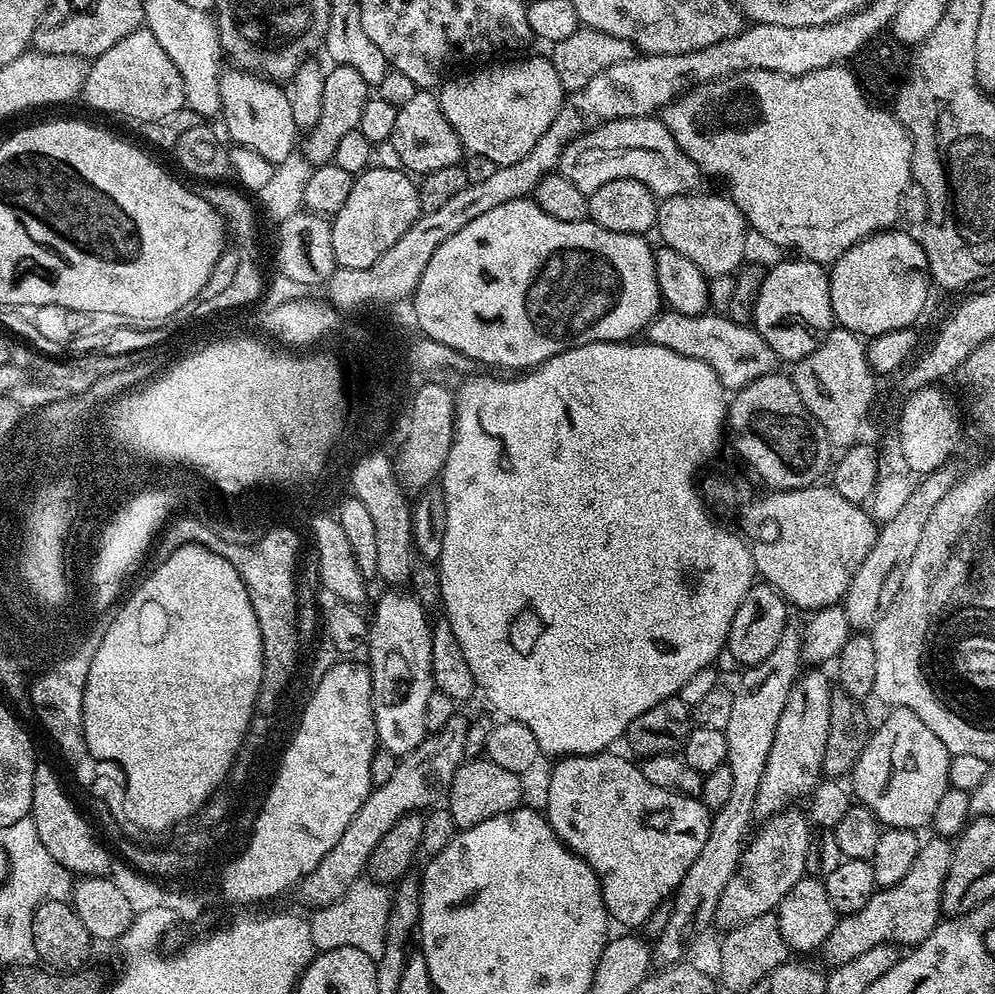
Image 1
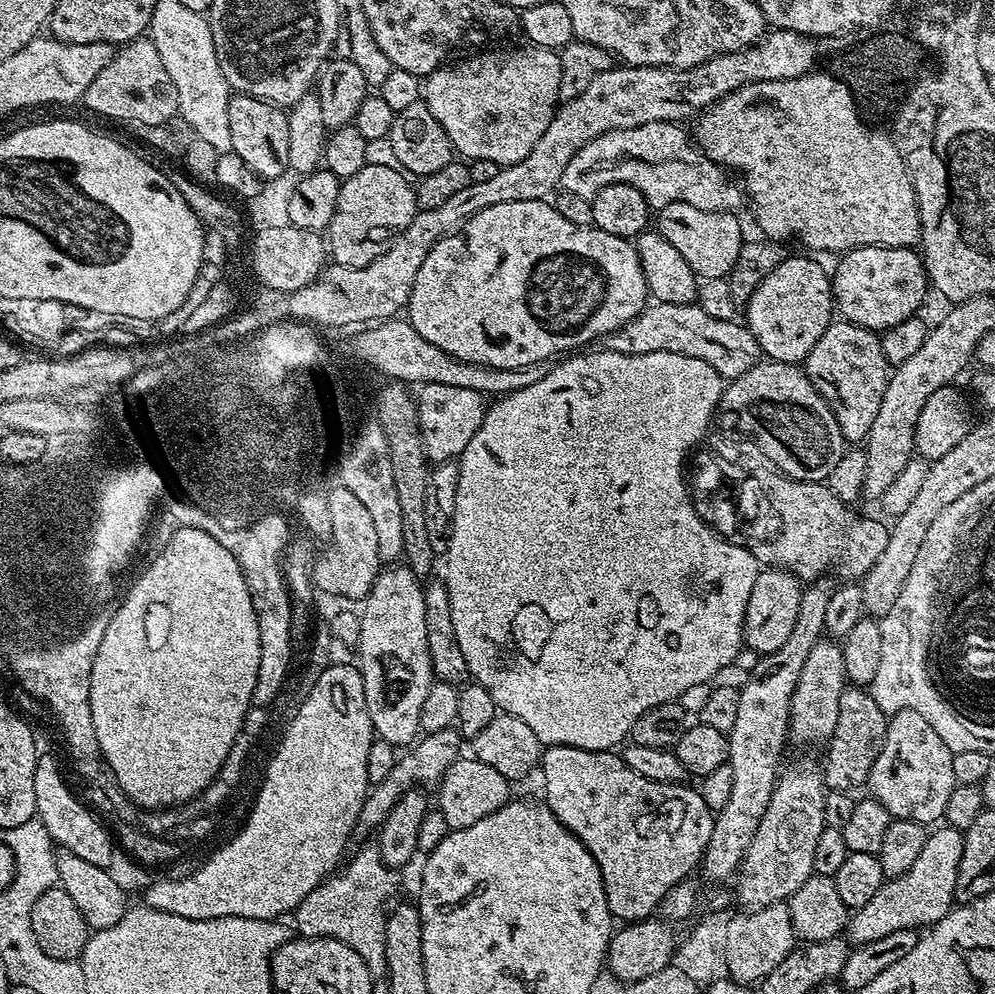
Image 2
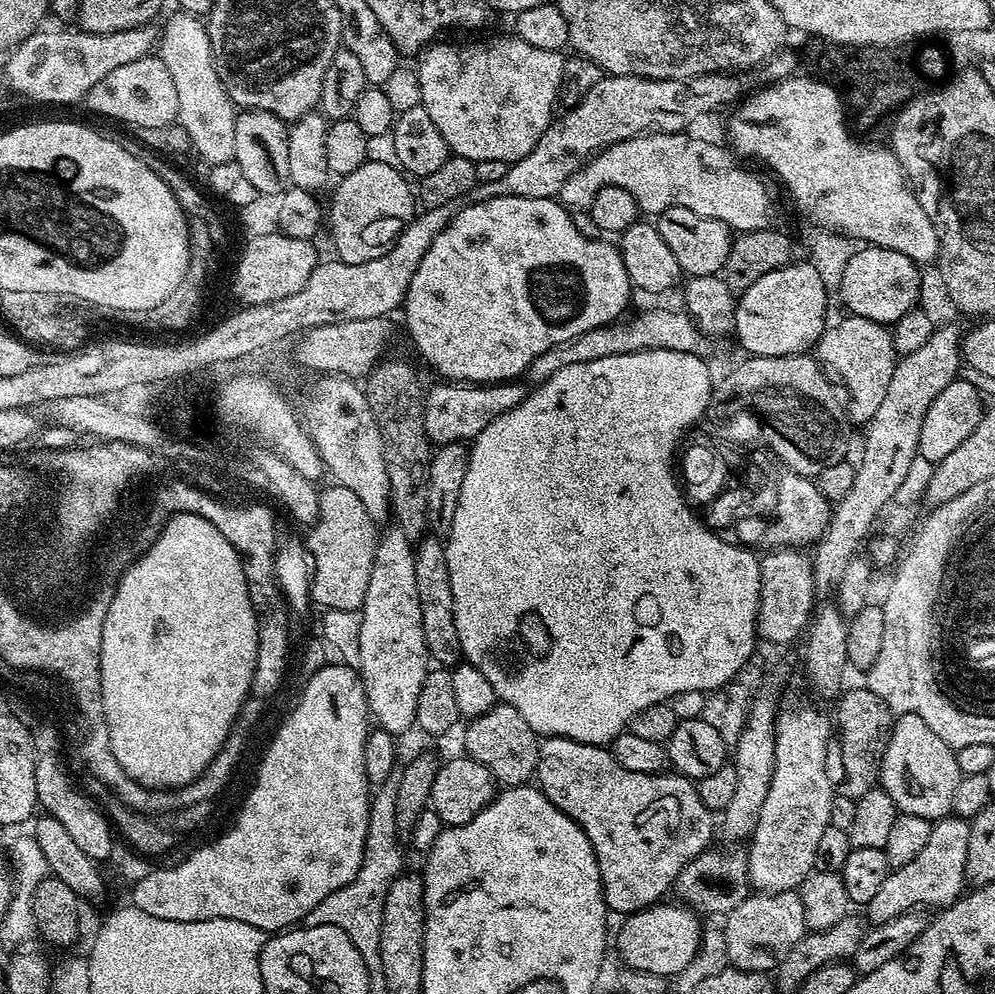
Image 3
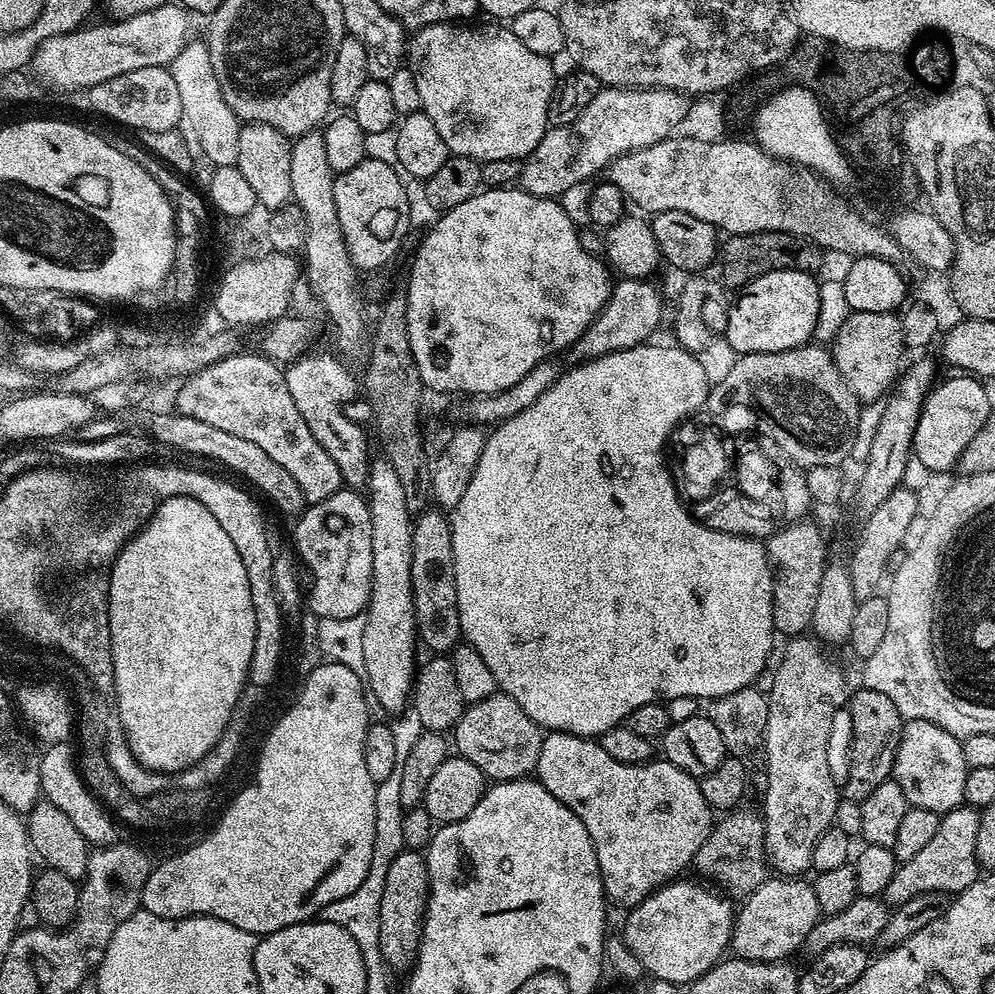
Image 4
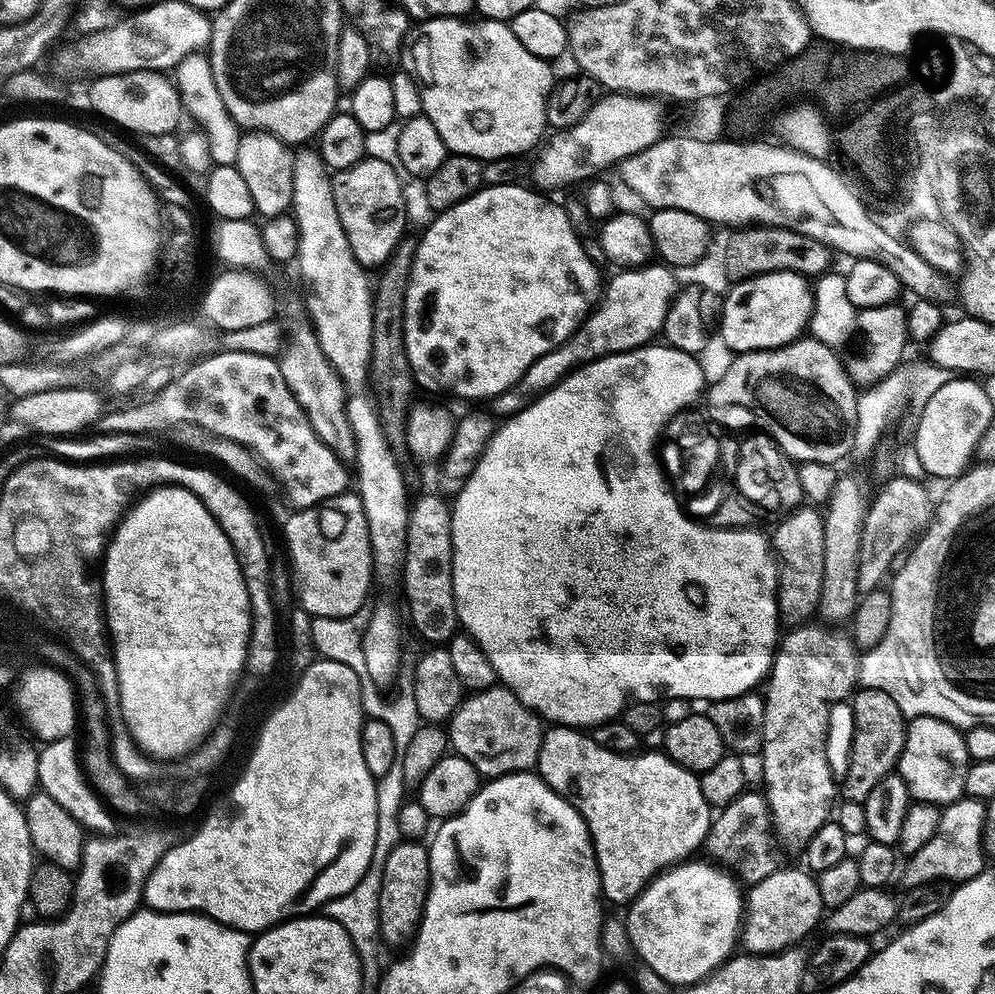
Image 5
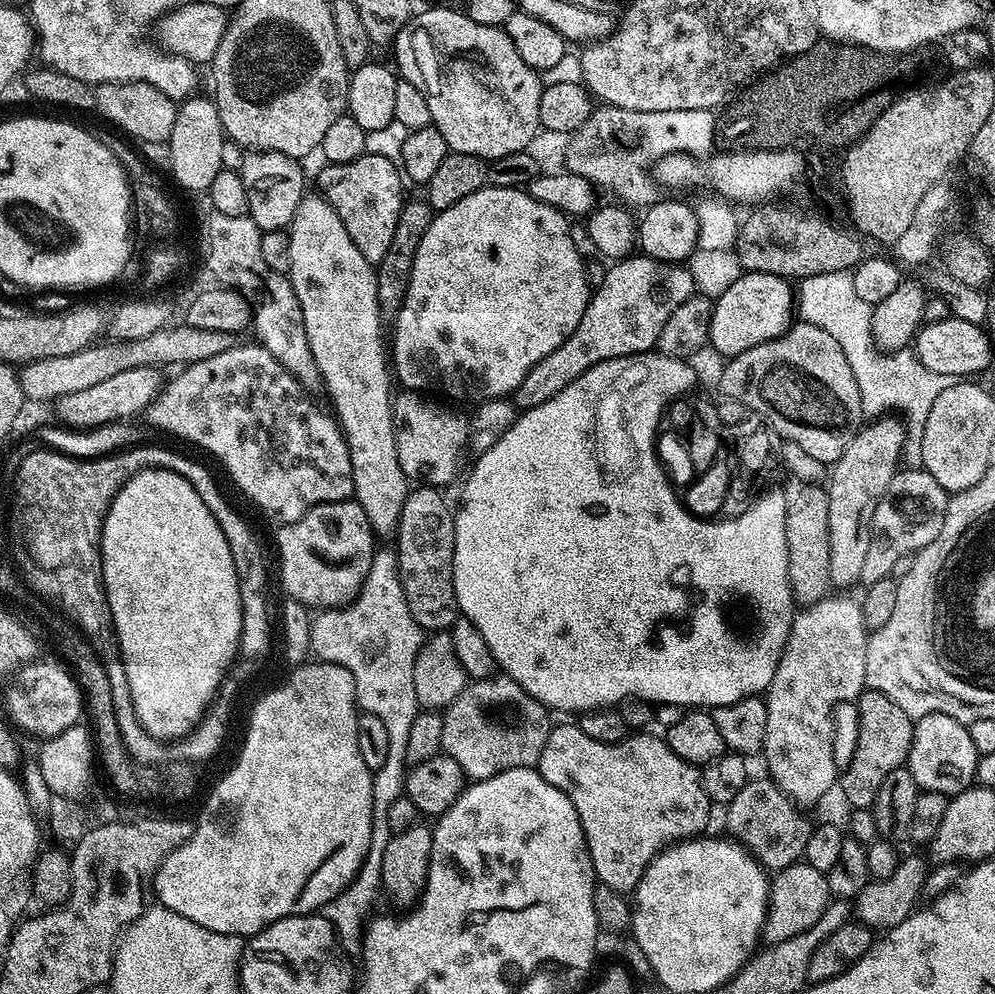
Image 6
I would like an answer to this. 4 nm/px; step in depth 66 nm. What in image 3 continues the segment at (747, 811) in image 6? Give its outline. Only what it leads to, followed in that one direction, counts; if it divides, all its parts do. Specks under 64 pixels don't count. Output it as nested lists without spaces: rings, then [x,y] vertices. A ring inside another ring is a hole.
[[[712,846],[697,854],[672,883],[671,891],[674,896],[676,892],[675,899],[705,917],[706,915],[717,918],[727,916],[730,910],[734,910],[734,906],[746,902],[750,894],[747,851],[740,846],[724,847],[728,848],[716,849],[716,846]]]

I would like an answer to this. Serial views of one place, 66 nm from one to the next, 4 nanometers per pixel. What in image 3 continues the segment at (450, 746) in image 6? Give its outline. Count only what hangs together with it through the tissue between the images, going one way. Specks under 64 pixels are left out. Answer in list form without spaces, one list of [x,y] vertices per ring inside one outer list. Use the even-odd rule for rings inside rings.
[[[498,702],[486,710],[486,714],[467,721],[466,727],[463,751],[471,759],[482,762],[501,785],[524,786],[535,777],[542,740],[534,730],[530,730],[526,718],[522,718],[514,706]]]

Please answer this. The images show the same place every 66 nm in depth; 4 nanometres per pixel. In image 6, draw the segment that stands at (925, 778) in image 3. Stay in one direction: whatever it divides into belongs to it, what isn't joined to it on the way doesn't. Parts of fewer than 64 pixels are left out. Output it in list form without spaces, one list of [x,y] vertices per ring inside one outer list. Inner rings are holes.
[[[926,714],[913,723],[906,767],[921,790],[946,794],[951,798],[973,787],[977,755],[968,725],[950,718],[950,714]]]

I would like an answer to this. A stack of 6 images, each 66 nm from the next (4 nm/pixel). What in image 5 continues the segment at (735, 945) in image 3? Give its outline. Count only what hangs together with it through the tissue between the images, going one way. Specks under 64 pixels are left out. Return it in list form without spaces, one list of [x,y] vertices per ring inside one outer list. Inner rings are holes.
[[[781,866],[774,874],[770,874],[770,878],[762,878],[762,882],[751,885],[751,888],[746,894],[746,917],[742,925],[742,948],[745,953],[753,952],[754,954],[774,954],[775,952],[781,952],[787,948],[795,948],[804,939],[811,934],[816,928],[816,923],[821,923],[822,917],[825,915],[826,909],[822,902],[822,894],[818,890],[816,885],[817,877],[813,873],[805,870],[803,867],[797,866],[797,868],[788,868],[789,866]]]

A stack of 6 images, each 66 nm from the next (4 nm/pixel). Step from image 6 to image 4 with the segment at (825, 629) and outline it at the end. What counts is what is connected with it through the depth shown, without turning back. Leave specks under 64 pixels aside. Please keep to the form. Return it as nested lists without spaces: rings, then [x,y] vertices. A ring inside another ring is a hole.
[[[801,634],[797,637],[789,639],[787,646],[782,654],[782,660],[774,674],[774,680],[770,690],[768,689],[768,708],[767,708],[767,728],[764,731],[764,742],[762,752],[766,754],[766,792],[764,794],[764,808],[762,807],[762,815],[764,817],[764,855],[768,857],[768,863],[773,873],[779,874],[784,878],[796,878],[804,871],[807,873],[812,867],[812,851],[814,850],[814,842],[818,842],[818,838],[822,838],[822,834],[828,828],[833,827],[836,807],[840,804],[840,790],[830,778],[828,769],[826,745],[828,744],[828,735],[830,733],[830,725],[832,716],[835,714],[838,706],[843,705],[848,696],[846,690],[846,682],[844,674],[840,667],[836,666],[823,652],[821,643],[815,637]]]

